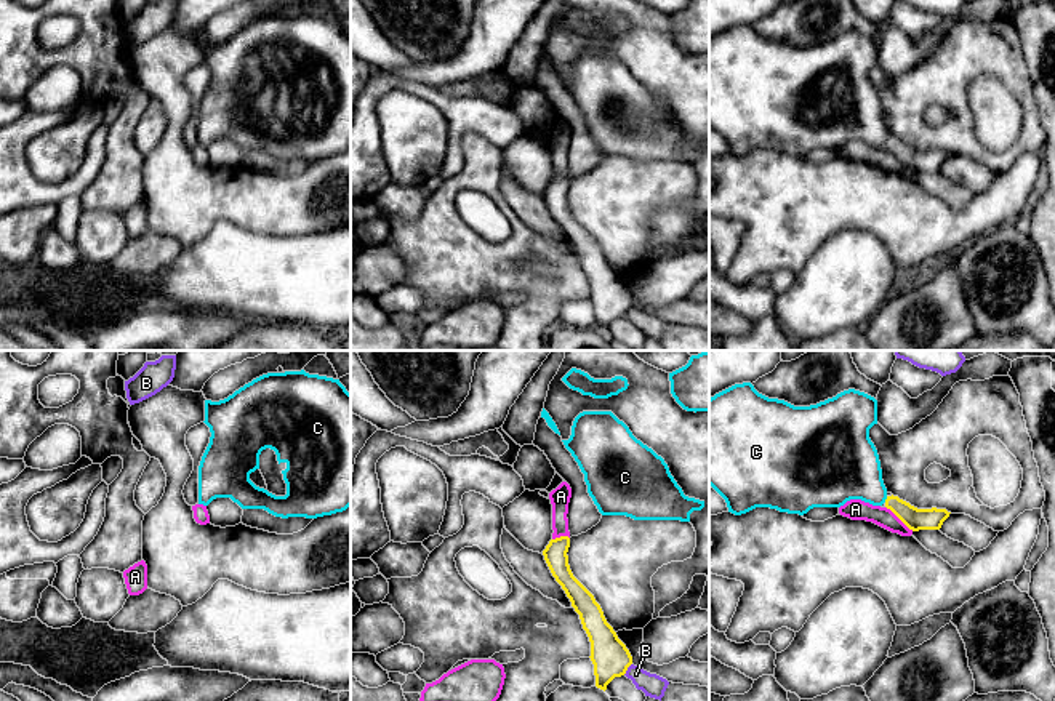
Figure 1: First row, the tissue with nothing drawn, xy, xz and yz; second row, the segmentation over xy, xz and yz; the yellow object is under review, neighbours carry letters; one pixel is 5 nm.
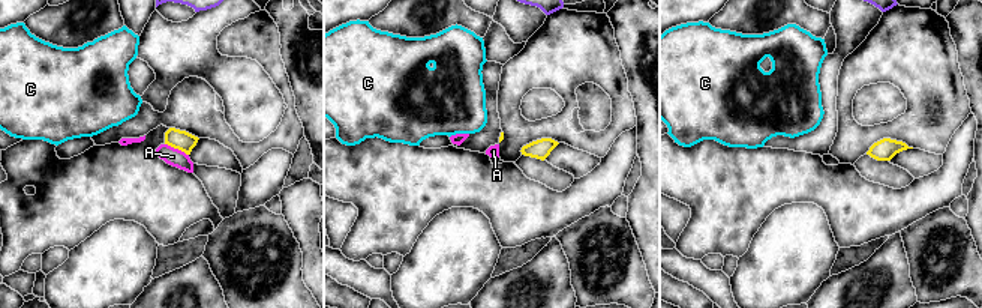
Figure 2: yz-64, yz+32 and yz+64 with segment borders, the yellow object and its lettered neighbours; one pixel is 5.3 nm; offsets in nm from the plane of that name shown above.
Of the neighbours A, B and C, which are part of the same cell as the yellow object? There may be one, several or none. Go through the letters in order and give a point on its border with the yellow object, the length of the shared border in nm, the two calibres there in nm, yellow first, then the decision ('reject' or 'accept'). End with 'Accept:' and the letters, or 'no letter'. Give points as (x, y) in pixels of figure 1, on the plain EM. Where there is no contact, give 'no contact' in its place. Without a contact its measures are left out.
A: meets yellow in yz at (900, 160); contact 190 nm long; 110 nm thick on the yellow side, 110 nm on the other; reject
B: meets yellow in xz at (626, 311); contact 80 nm long; 190 nm thick on the yellow side, 120 nm on the other; reject
C: meets yellow in yz at (886, 141); contact 40 nm long; 110 nm thick on the yellow side, 320 nm on the other; accept
Accept: C

